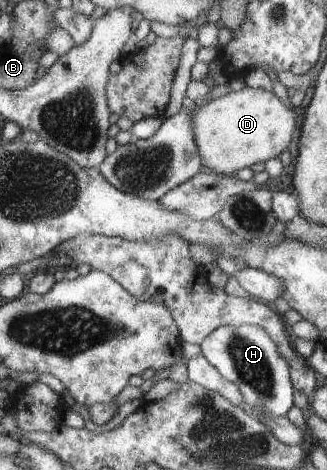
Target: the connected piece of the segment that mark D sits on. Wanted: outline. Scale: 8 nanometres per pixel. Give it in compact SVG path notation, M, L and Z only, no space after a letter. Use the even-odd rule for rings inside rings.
M245 87L239 92L219 91L205 106L193 105L192 116L196 123L196 143L204 164L211 172L221 176L232 176L240 169L253 167L259 162L267 163L281 157L283 151L288 151L289 145L295 139L299 129L295 108L291 109L285 101L281 101L275 93L263 89Z

